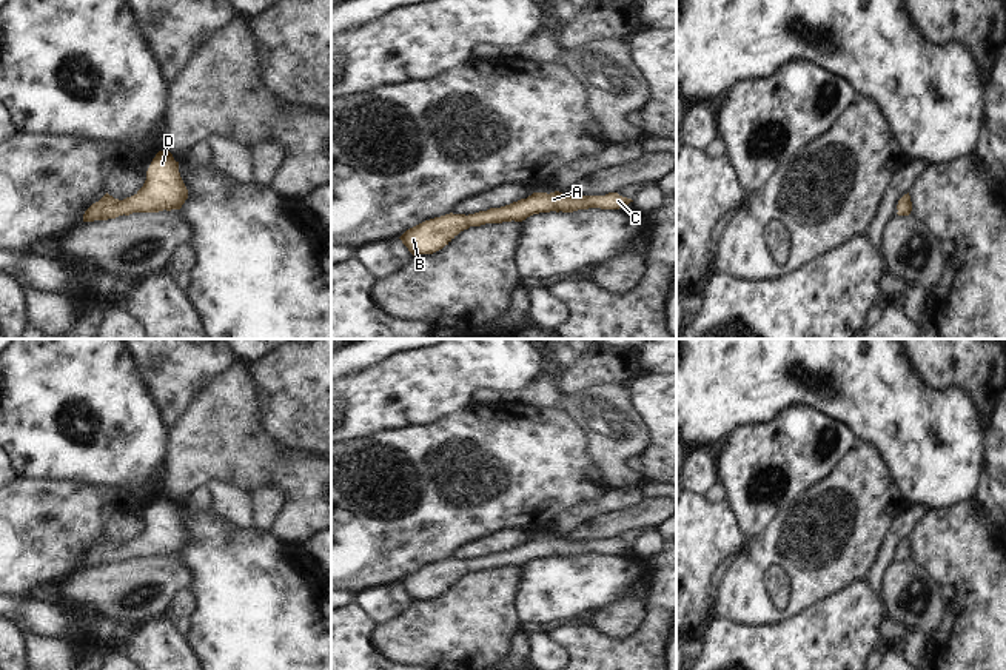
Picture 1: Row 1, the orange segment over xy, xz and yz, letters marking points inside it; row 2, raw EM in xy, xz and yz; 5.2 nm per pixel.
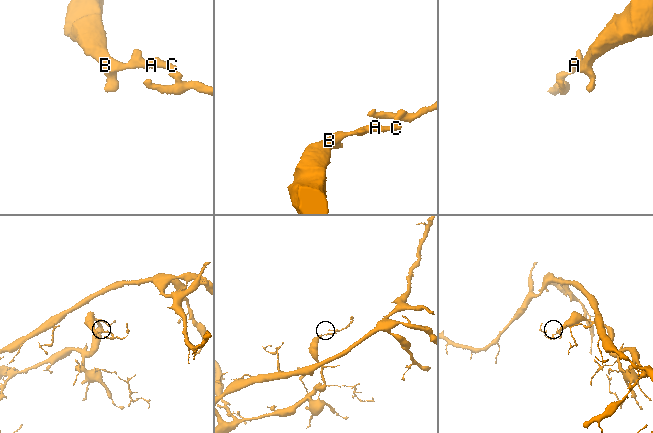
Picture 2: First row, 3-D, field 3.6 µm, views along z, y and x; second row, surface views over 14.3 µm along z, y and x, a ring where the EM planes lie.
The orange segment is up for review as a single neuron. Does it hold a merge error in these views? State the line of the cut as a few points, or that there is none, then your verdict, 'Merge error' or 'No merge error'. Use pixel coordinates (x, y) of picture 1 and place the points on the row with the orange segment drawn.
No split. No merge error

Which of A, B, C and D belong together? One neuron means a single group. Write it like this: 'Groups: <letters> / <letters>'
Groups: A B C D

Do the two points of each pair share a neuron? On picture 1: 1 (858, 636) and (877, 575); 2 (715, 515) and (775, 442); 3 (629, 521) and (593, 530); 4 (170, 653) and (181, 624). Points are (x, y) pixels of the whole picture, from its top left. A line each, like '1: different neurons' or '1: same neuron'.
1: different neurons
2: different neurons
3: same neuron
4: different neurons

